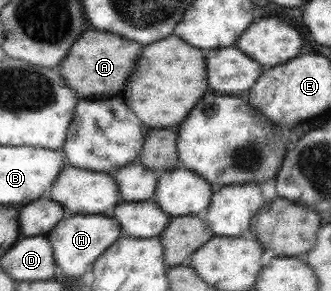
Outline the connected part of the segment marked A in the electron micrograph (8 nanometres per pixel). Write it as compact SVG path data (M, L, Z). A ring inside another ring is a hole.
M87 30L79 34L79 38L75 38L67 54L61 58L58 64L59 74L66 87L75 92L77 98L111 98L118 96L117 92L122 90L127 73L139 54L141 46L137 42L129 42L121 36L107 32Z

